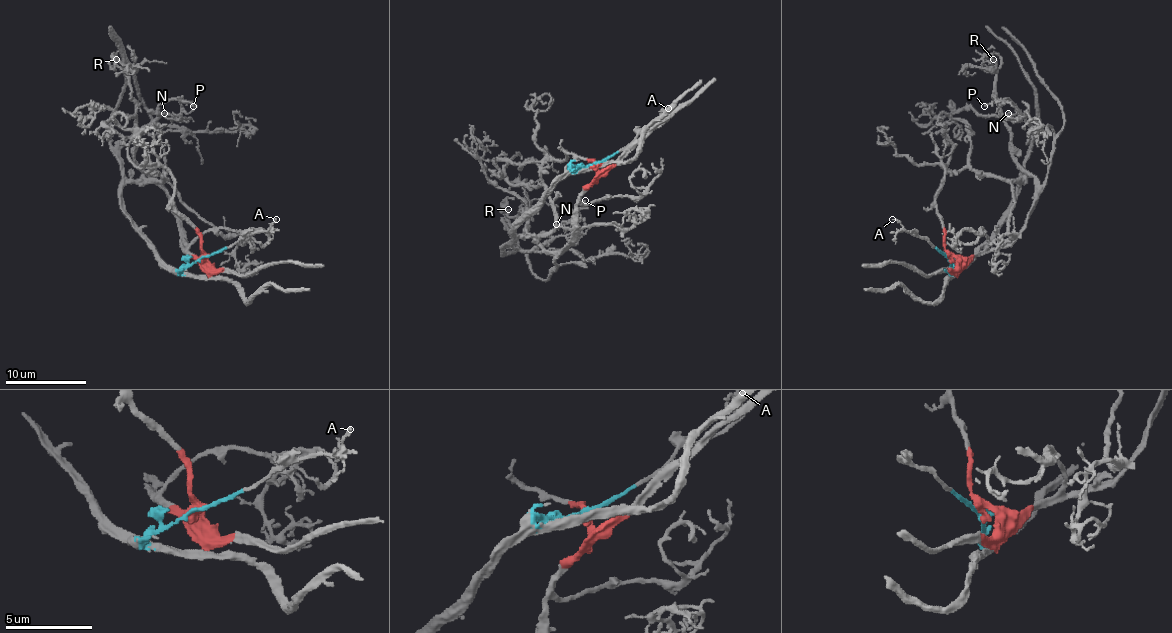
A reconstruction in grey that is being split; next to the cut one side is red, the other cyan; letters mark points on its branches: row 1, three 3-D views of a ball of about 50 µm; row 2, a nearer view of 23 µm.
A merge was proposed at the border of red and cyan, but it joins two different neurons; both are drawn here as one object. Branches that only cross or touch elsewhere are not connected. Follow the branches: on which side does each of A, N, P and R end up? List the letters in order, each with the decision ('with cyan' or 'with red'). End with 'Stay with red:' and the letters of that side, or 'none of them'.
A: with cyan
N: with cyan
P: with cyan
R: with red
Stay with red: R

